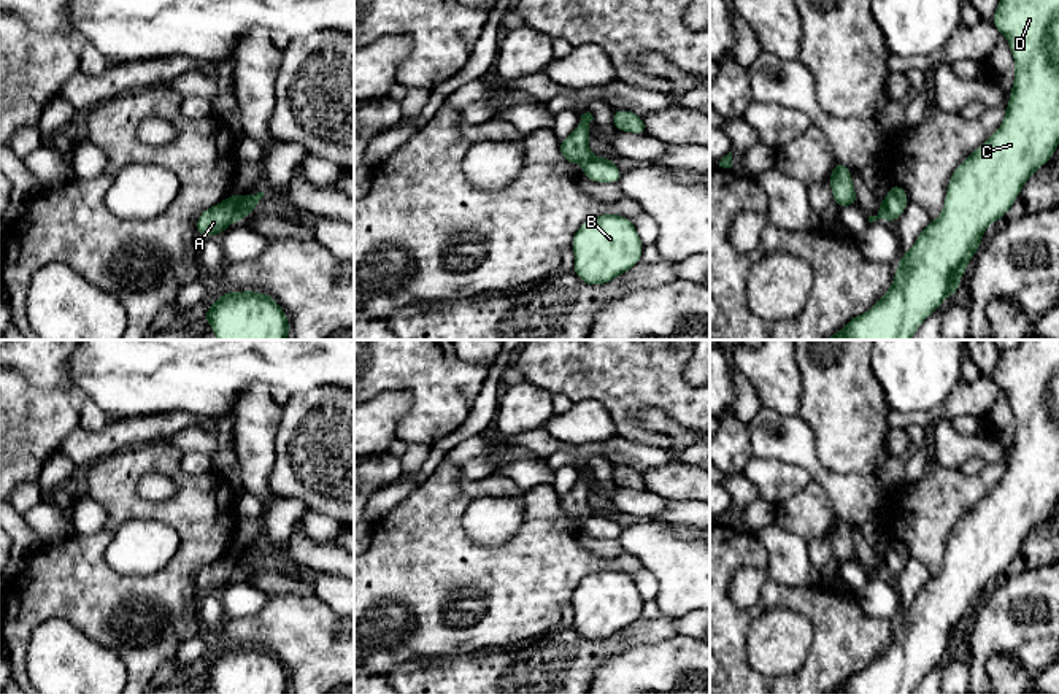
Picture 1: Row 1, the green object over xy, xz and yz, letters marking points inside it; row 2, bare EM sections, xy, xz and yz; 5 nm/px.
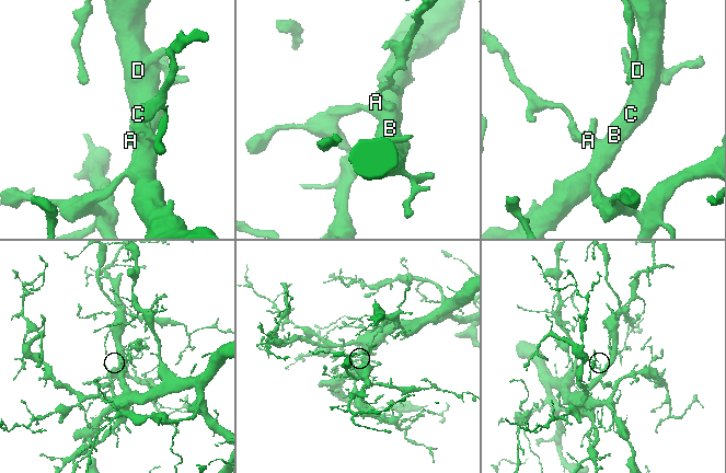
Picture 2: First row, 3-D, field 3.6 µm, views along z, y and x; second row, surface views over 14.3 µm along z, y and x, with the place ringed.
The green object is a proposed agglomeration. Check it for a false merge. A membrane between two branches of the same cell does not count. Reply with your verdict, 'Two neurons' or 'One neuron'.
Two neurons

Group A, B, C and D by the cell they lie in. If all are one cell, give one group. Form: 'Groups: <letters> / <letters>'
Groups: A / B C D

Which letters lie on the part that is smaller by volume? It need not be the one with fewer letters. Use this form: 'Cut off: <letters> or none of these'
Cut off: A

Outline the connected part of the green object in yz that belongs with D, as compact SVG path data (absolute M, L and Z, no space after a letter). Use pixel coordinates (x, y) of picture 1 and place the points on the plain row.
M1021 340L1021 343L1007 351L1000 351L997 365L992 372L992 381L1007 394L1010 407L1015 414L1015 437L1013 443L1010 446L1010 456L1008 462L1005 465L1005 473L1002 476L1002 481L981 500L978 502L962 519L956 522L953 530L949 532L949 540L946 545L943 569L935 575L929 576L929 580L924 583L924 586L918 591L915 600L910 603L908 608L902 608L902 616L897 619L894 637L889 643L889 646L875 659L867 669L862 669L859 672L851 673L843 683L841 688L835 688L827 694L911 694L913 689L919 684L919 681L924 678L927 672L930 672L934 667L940 665L940 661L943 656L959 648L959 638L961 634L975 611L975 608L980 603L980 599L983 596L984 586L989 580L997 578L1003 570L1007 570L1015 556L1018 554L1022 542L1026 537L1045 519L1049 518L1051 511L1056 508L1056 503L1059 500L1059 340Z

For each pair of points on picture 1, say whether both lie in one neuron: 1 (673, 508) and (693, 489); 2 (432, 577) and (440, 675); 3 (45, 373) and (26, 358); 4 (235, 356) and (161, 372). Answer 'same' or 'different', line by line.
1: different
2: different
3: same
4: same

